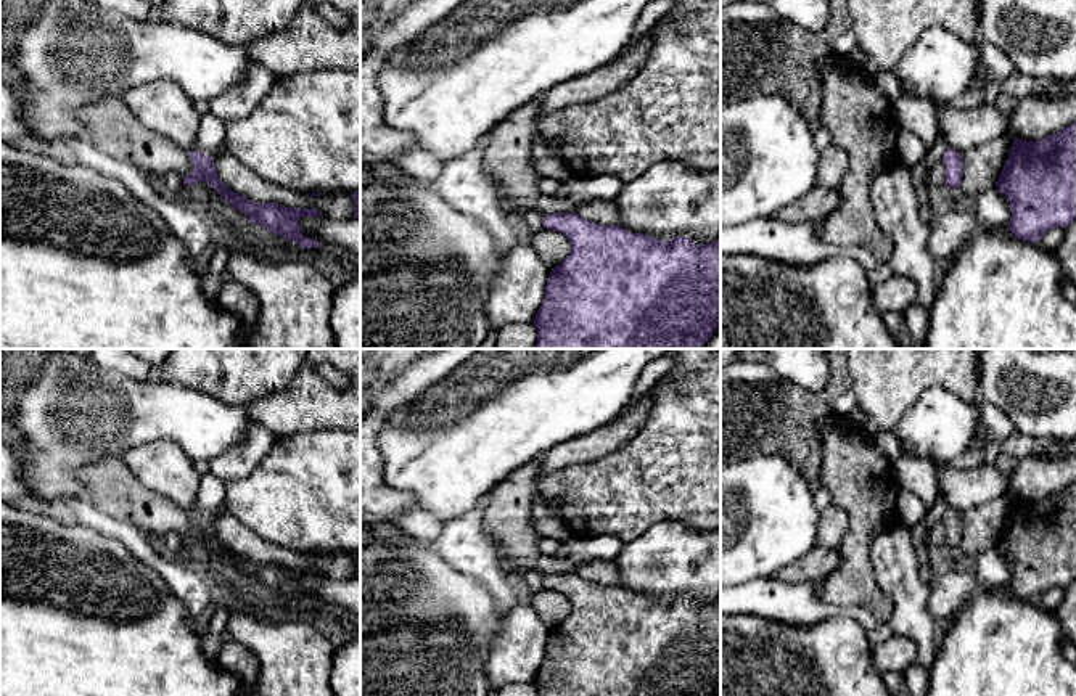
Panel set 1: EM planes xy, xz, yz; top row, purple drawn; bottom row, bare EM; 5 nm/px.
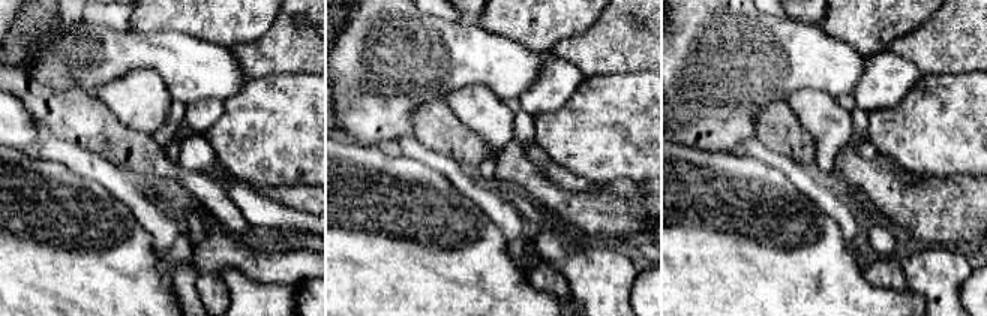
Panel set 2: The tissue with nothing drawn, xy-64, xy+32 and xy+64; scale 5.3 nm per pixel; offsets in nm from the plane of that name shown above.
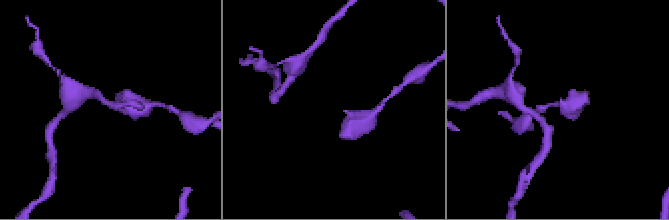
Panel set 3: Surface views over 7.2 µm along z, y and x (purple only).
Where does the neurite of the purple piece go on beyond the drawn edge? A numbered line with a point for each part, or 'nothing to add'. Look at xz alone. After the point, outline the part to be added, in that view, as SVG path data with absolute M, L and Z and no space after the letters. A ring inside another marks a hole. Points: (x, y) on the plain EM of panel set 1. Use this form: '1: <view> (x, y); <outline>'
nothing to add

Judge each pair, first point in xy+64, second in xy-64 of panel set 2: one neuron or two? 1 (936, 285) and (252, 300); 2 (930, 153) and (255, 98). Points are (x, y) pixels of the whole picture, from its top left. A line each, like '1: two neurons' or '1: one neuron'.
1: one neuron
2: one neuron

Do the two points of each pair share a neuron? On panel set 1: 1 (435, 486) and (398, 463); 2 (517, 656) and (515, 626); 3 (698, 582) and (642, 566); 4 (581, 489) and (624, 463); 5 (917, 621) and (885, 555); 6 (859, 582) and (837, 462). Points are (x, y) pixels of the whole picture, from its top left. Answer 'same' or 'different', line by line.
1: same
2: same
3: same
4: same
5: same
6: same

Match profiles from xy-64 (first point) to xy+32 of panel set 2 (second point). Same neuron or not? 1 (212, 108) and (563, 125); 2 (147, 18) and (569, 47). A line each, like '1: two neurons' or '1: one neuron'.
1: two neurons
2: two neurons

